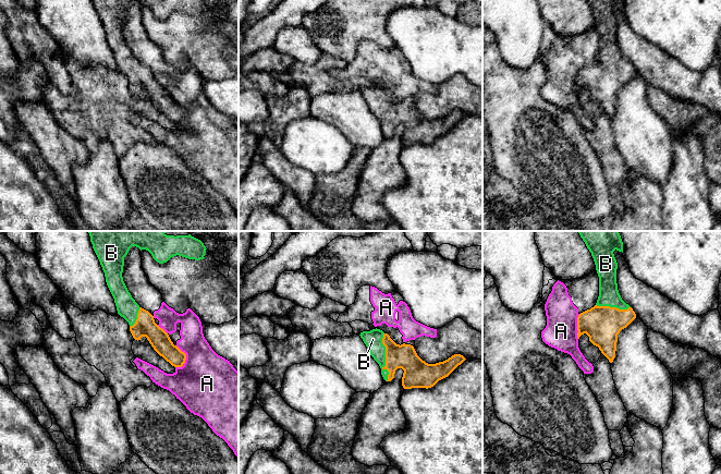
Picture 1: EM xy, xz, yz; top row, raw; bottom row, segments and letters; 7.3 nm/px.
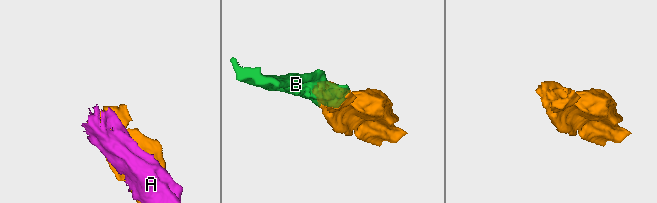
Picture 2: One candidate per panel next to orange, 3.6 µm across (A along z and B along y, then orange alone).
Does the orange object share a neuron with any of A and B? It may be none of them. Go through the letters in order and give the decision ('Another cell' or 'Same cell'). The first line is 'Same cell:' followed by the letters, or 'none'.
Same cell: B
A: Another cell
B: Same cell

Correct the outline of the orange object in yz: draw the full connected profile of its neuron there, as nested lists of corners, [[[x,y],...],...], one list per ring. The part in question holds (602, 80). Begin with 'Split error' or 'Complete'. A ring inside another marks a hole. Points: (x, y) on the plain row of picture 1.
Split error. [[[586,0],[594,14],[599,33],[599,52],[590,65],[577,73],[577,94],[584,89],[599,104],[601,109],[613,118],[618,90],[635,74],[633,64],[626,60],[618,46],[618,19],[613,8],[623,9],[623,0]]]

